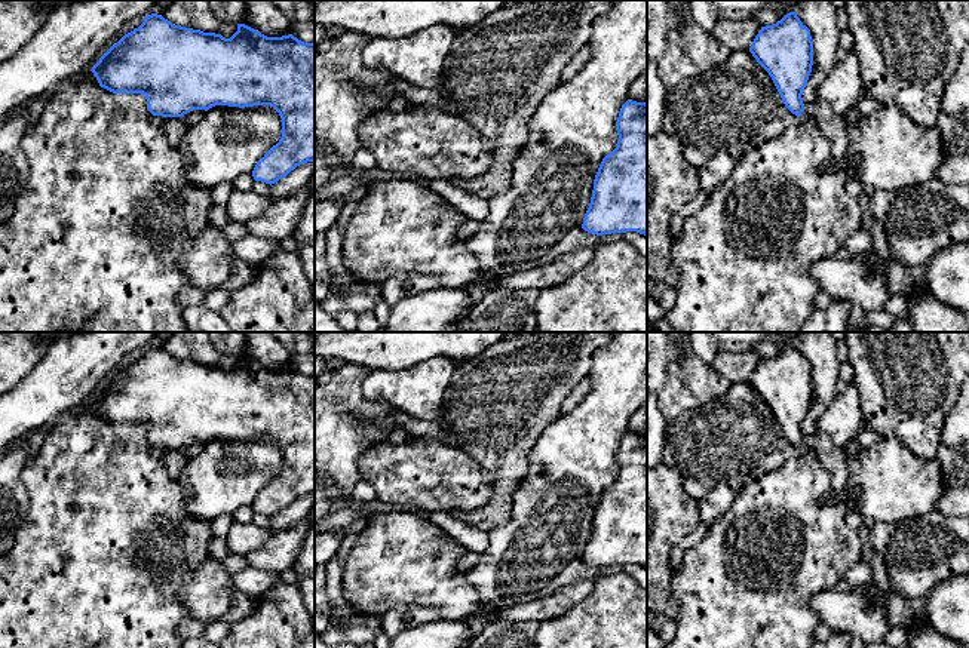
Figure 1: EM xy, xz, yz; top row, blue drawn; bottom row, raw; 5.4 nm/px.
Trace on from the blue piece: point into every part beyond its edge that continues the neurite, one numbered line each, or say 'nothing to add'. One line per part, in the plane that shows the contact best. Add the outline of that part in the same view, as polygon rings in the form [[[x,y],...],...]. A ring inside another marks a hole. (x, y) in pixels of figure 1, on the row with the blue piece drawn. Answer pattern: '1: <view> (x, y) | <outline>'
nothing to add

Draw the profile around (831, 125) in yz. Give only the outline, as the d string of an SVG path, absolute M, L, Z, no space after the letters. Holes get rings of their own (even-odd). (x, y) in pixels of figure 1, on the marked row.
M818 101L801 113L798 120L812 119L819 132L827 138L834 159L843 159L849 153L847 125L830 104Z

